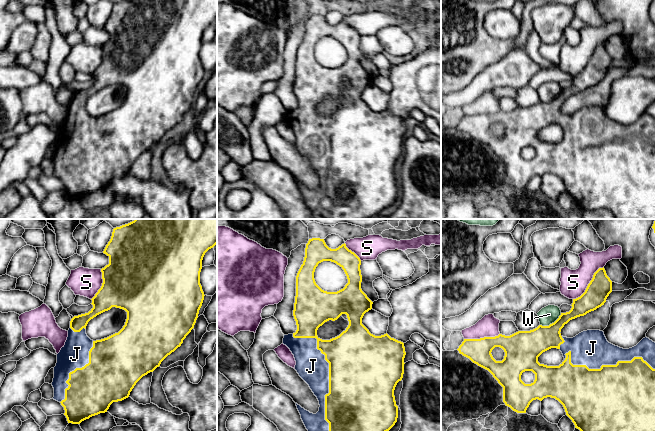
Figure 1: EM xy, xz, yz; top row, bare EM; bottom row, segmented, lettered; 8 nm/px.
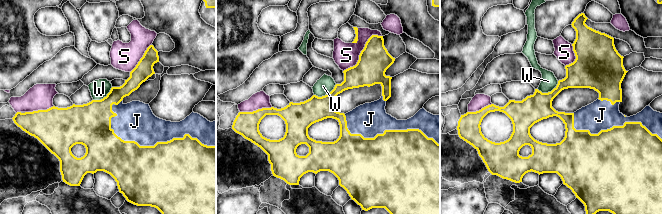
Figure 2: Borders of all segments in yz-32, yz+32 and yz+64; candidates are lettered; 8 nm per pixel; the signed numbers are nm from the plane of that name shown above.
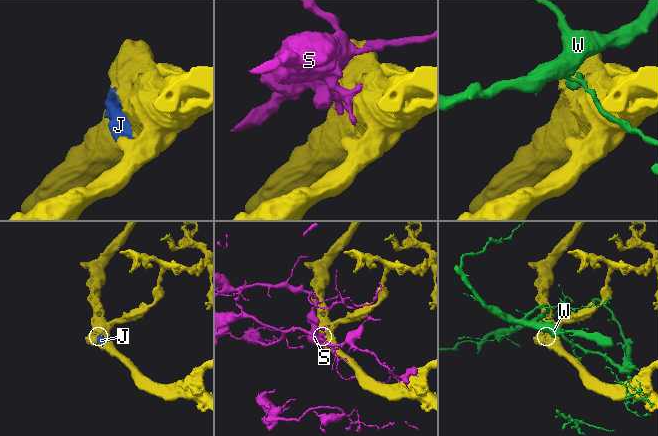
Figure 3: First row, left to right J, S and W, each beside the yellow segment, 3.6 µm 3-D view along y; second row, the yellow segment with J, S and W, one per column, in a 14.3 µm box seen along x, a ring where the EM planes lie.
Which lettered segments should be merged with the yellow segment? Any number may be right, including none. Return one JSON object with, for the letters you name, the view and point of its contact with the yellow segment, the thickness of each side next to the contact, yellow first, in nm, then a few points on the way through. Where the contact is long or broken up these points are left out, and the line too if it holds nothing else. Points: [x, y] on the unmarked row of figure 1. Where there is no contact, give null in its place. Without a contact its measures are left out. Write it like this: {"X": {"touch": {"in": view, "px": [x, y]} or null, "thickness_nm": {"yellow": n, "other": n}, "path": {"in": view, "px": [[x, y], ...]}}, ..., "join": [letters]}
{"J": {"touch": {"in": "xz", "px": [329, 154]}, "thickness_nm": {"yellow": 500, "other": 240}}, "join": ["J"]}

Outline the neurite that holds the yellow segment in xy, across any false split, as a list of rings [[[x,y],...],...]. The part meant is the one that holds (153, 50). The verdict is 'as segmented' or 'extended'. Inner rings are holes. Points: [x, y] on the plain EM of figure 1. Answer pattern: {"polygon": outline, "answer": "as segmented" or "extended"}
{"polygon": [[[125,0],[113,5],[112,12],[106,21],[103,29],[109,33],[109,40],[101,45],[103,59],[101,64],[91,75],[93,84],[85,90],[74,92],[70,97],[68,113],[65,121],[57,130],[57,139],[54,143],[54,154],[52,162],[54,164],[53,175],[60,178],[64,183],[64,191],[68,199],[80,200],[82,197],[100,189],[105,189],[113,178],[122,177],[129,173],[130,168],[136,159],[145,151],[153,148],[160,142],[161,138],[178,123],[194,104],[198,94],[199,86],[204,76],[204,68],[200,60],[200,48],[202,36],[205,29],[217,20],[217,0]],[[112,83],[123,85],[127,88],[127,95],[123,104],[107,114],[93,117],[86,110],[88,98],[97,91],[110,86]]], "answer": "extended"}

